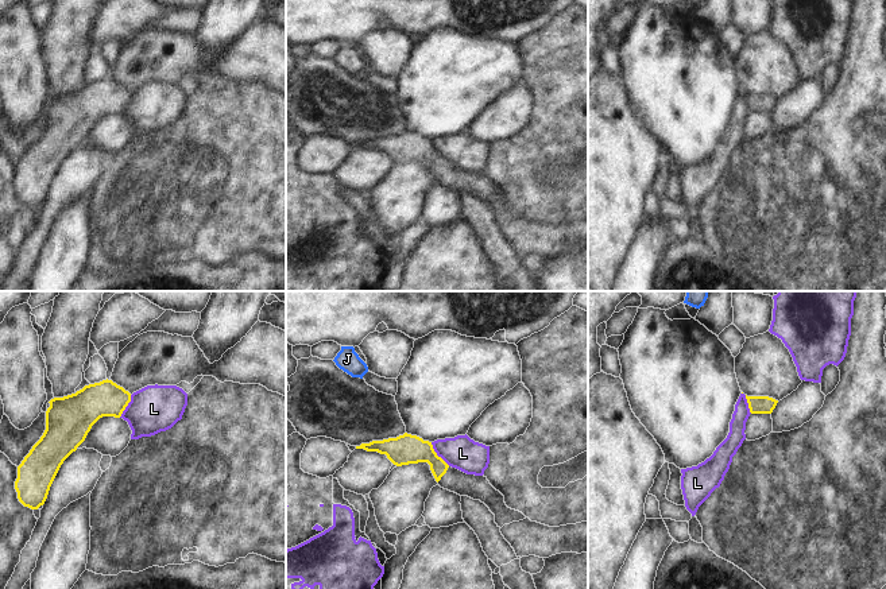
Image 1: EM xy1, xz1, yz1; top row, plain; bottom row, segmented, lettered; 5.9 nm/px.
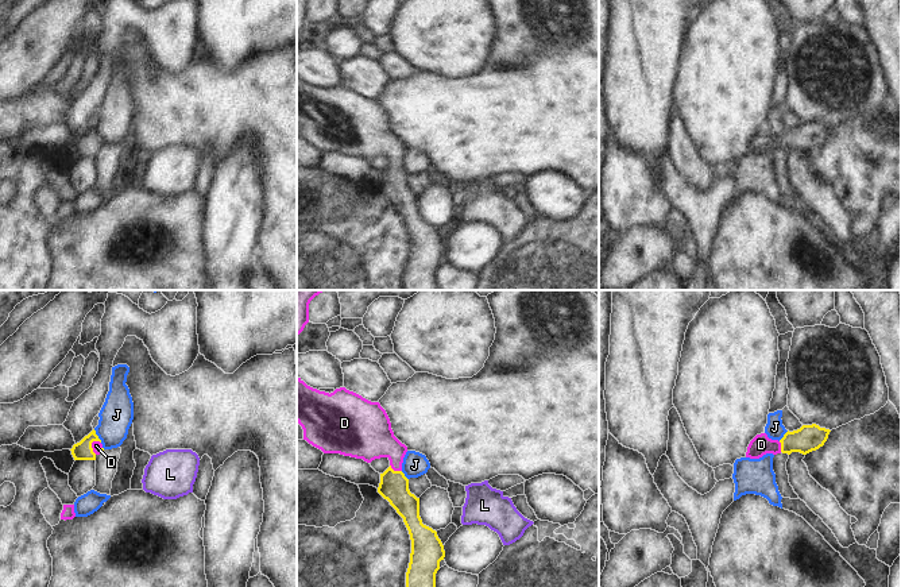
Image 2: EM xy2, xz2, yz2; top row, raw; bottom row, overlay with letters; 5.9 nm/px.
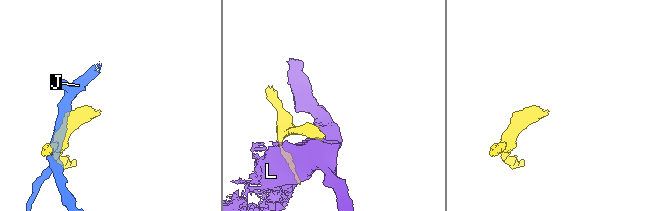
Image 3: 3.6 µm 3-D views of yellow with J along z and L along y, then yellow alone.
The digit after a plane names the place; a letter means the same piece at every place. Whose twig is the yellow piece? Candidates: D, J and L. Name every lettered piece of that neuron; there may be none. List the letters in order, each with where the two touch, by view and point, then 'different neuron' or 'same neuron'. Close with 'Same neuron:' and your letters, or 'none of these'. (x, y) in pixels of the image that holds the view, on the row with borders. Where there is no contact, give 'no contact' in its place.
D: contact xy2 (91, 447); same neuron
J: contact xy2 (97, 436); different neuron
L: contact xz1 (436, 454); different neuron
Same neuron: D

